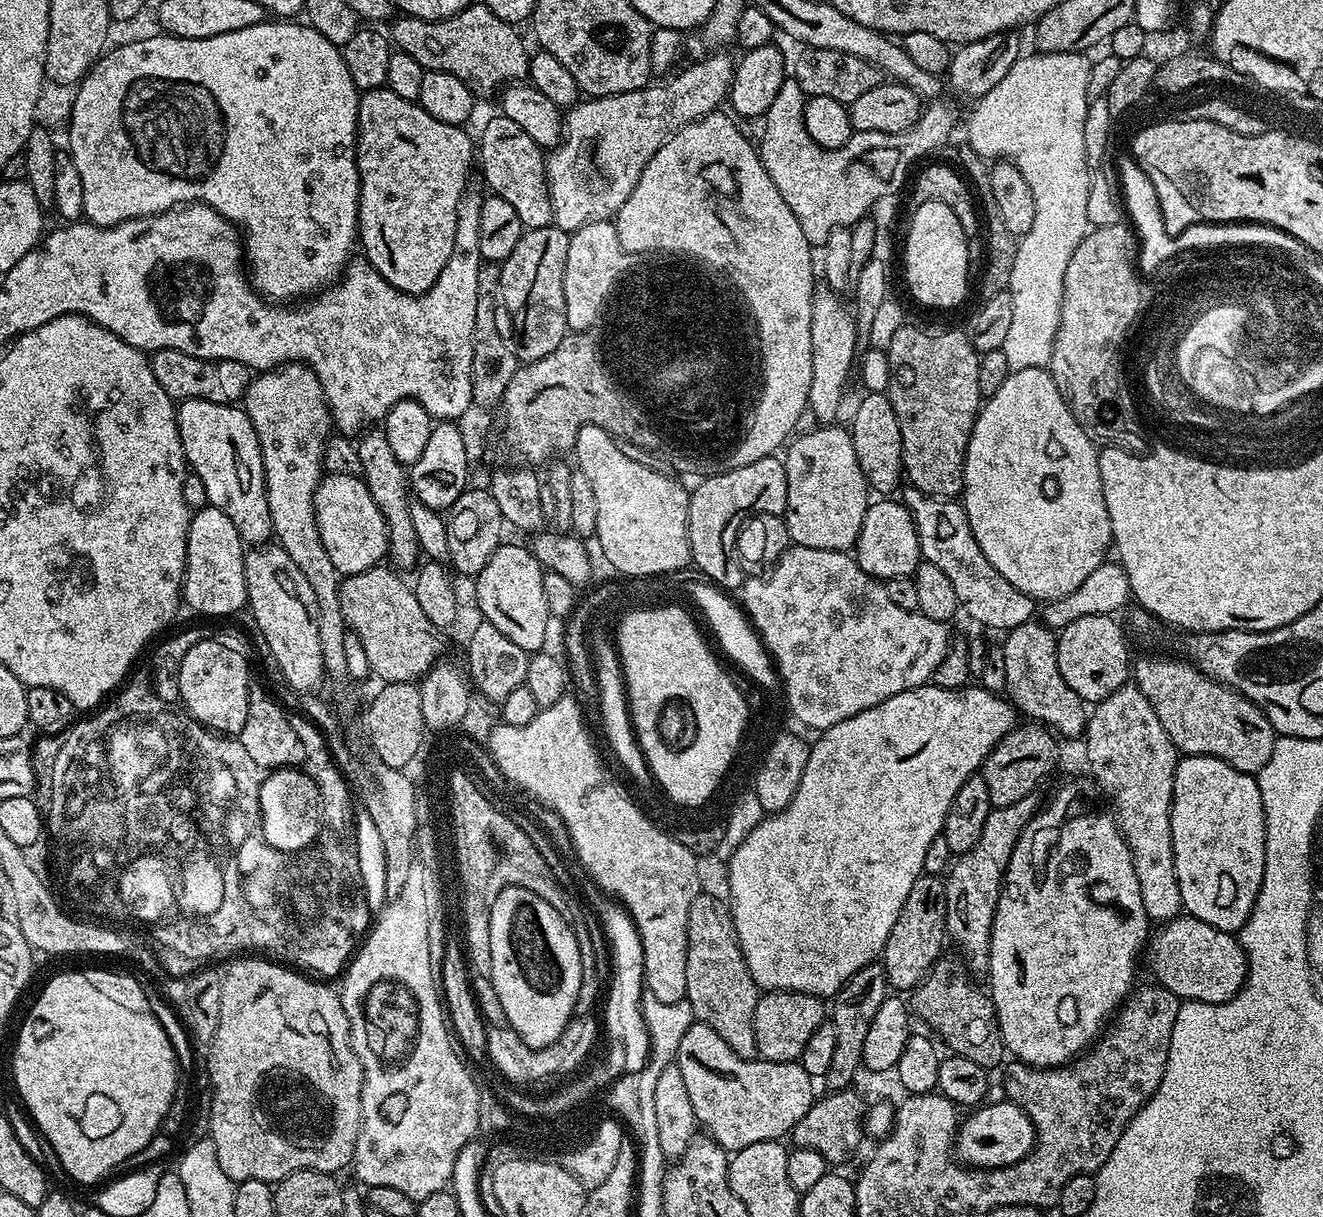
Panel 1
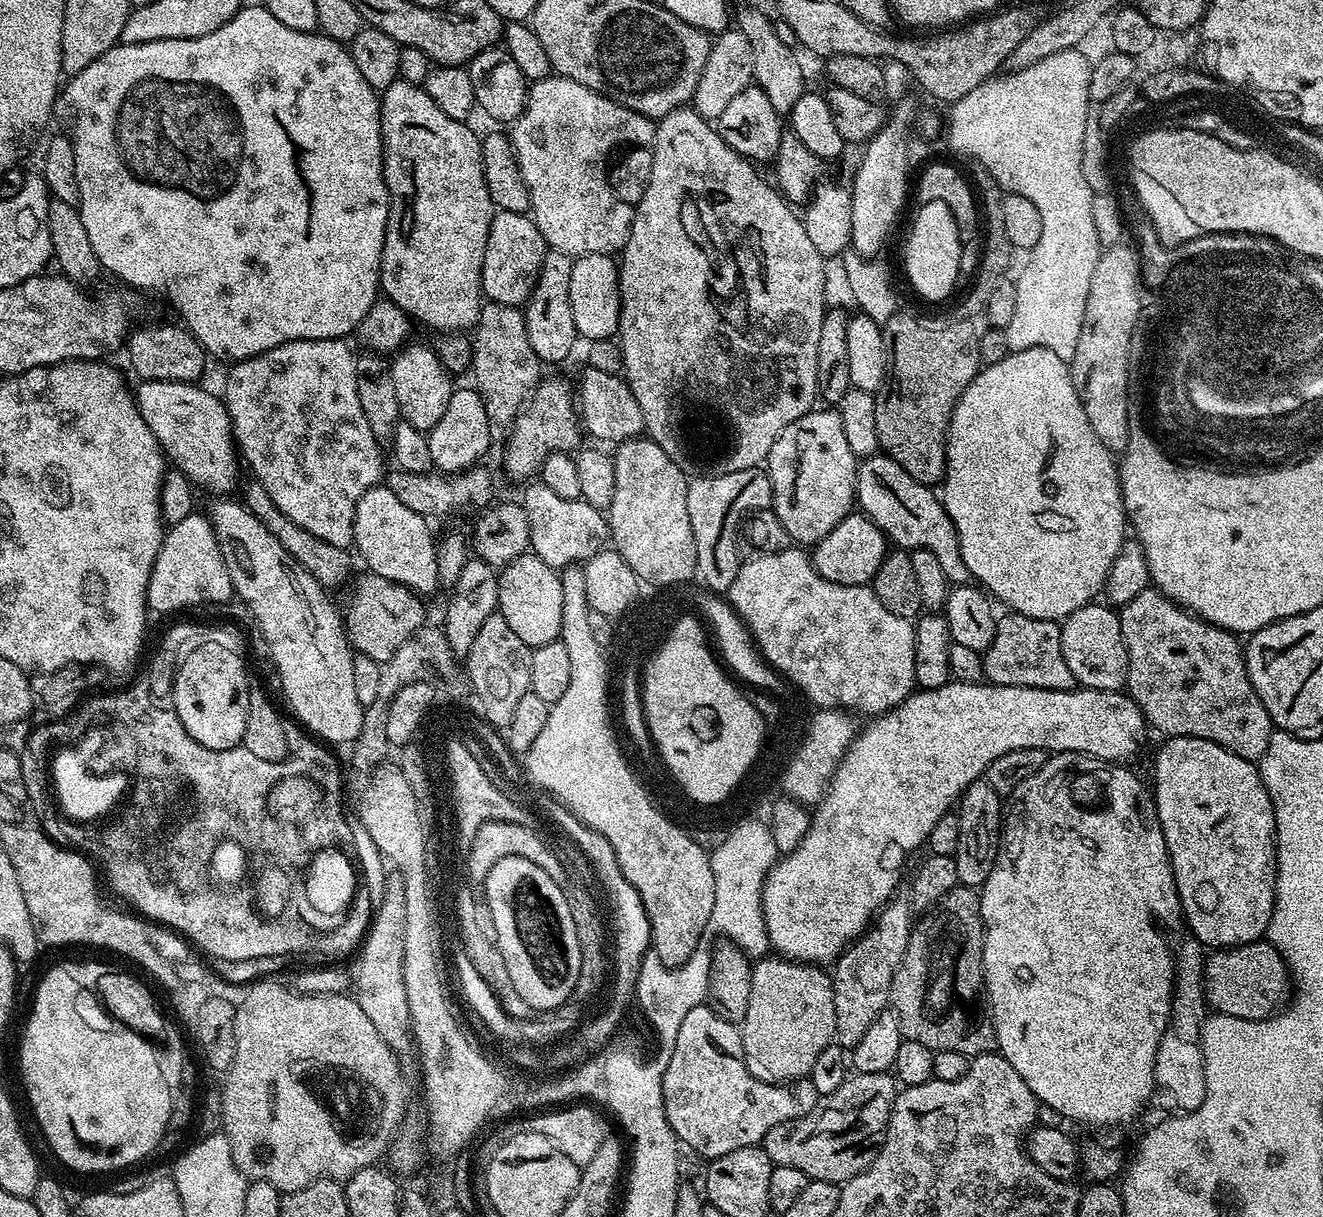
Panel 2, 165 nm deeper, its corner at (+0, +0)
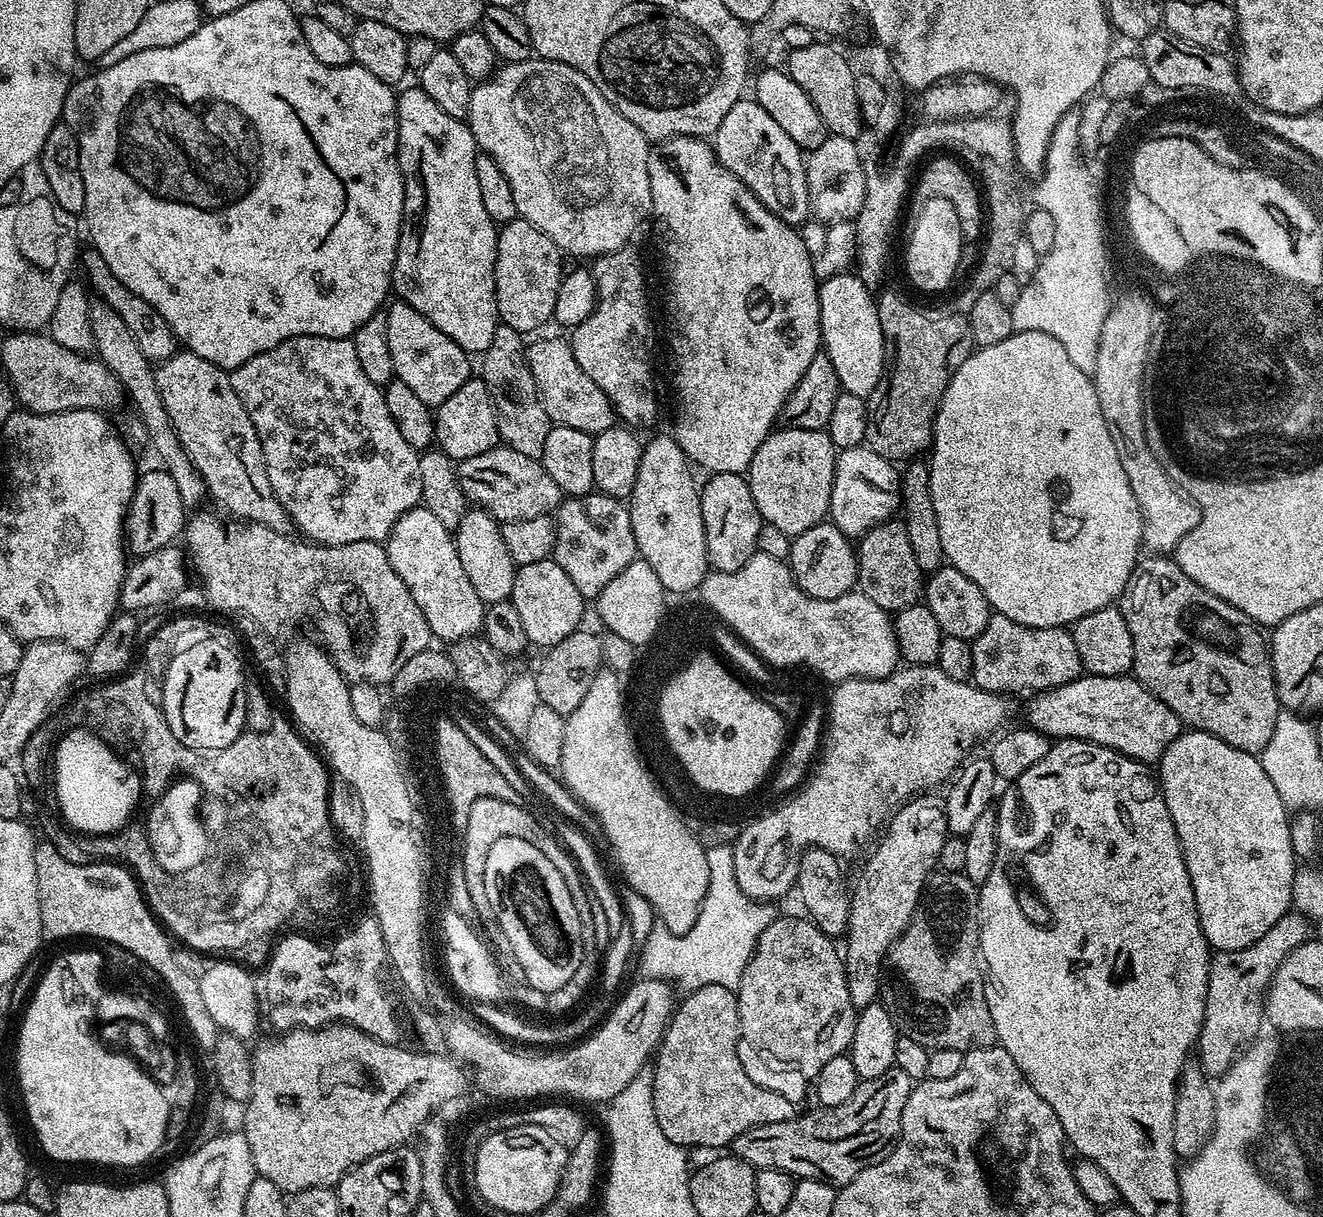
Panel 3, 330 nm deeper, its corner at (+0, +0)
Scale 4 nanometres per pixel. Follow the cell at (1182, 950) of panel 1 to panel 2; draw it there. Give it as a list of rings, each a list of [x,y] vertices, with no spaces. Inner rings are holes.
[[[1261,938],[1253,944],[1239,944],[1236,948],[1213,951],[1205,959],[1208,968],[1209,996],[1216,1007],[1242,1016],[1264,1016],[1284,999],[1285,976],[1282,954],[1267,939]]]

